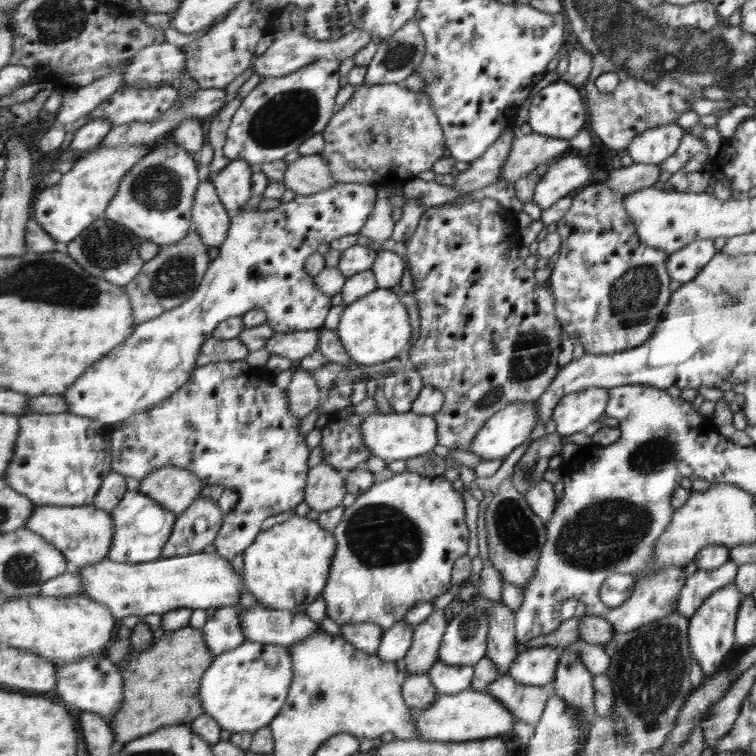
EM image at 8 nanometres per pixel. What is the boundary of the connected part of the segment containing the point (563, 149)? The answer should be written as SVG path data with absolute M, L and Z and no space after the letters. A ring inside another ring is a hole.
M518 134L512 142L512 150L500 170L498 181L516 182L532 173L538 164L550 165L572 149L570 139L550 137L546 134Z

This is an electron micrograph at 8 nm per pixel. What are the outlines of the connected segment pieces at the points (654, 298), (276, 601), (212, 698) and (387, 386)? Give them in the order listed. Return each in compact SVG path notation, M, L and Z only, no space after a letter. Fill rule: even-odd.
M606 182L591 184L575 192L570 209L556 224L561 246L551 261L554 269L547 282L557 303L557 315L569 331L569 337L584 348L585 354L604 355L644 345L656 332L669 304L670 284L669 255L664 250L647 246L637 234L637 226L629 218L620 195L613 192Z
M297 514L274 526L256 538L248 549L242 553L245 578L245 590L255 596L256 600L268 609L292 610L294 613L306 614L308 605L320 598L328 584L333 558L337 552L337 537L332 531L326 530L316 520Z
M244 641L244 644L217 656L200 680L200 701L204 713L212 716L218 725L230 733L254 733L270 725L285 704L294 678L290 645L275 645Z
M400 368L392 375L383 377L381 383L383 394L398 414L411 411L412 404L423 387L421 376L416 369Z

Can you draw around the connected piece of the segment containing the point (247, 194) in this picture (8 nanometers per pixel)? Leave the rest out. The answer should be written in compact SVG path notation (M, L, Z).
M246 159L230 161L211 180L227 211L240 209L252 196L253 166Z

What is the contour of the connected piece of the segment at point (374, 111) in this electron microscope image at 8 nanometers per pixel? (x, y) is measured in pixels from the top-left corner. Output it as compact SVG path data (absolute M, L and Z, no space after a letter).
M398 83L385 85L358 85L356 92L340 112L333 114L333 120L326 126L324 148L319 153L328 159L333 177L338 183L360 183L374 188L407 184L417 174L430 170L438 156L444 158L442 126L434 111L430 98L423 92L415 92Z

